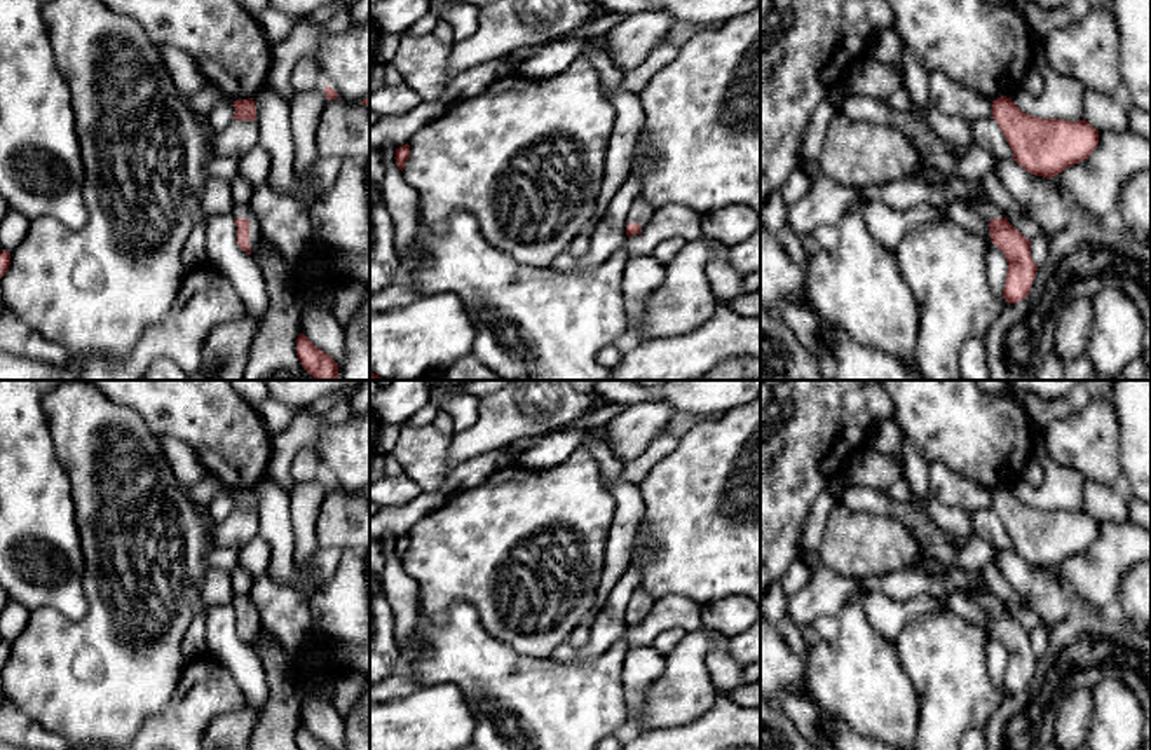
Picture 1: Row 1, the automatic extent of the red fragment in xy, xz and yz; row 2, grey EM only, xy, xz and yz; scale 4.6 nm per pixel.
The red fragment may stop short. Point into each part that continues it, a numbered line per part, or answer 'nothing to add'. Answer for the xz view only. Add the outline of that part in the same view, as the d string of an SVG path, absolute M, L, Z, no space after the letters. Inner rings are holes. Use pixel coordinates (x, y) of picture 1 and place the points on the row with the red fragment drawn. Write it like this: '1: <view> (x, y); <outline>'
1: xz (640, 211); M637 195L630 206L626 223L638 223L644 230L647 228L652 215L654 208L642 195Z

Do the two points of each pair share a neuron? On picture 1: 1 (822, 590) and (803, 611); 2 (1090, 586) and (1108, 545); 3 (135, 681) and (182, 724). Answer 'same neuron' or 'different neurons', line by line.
1: same neuron
2: same neuron
3: different neurons

